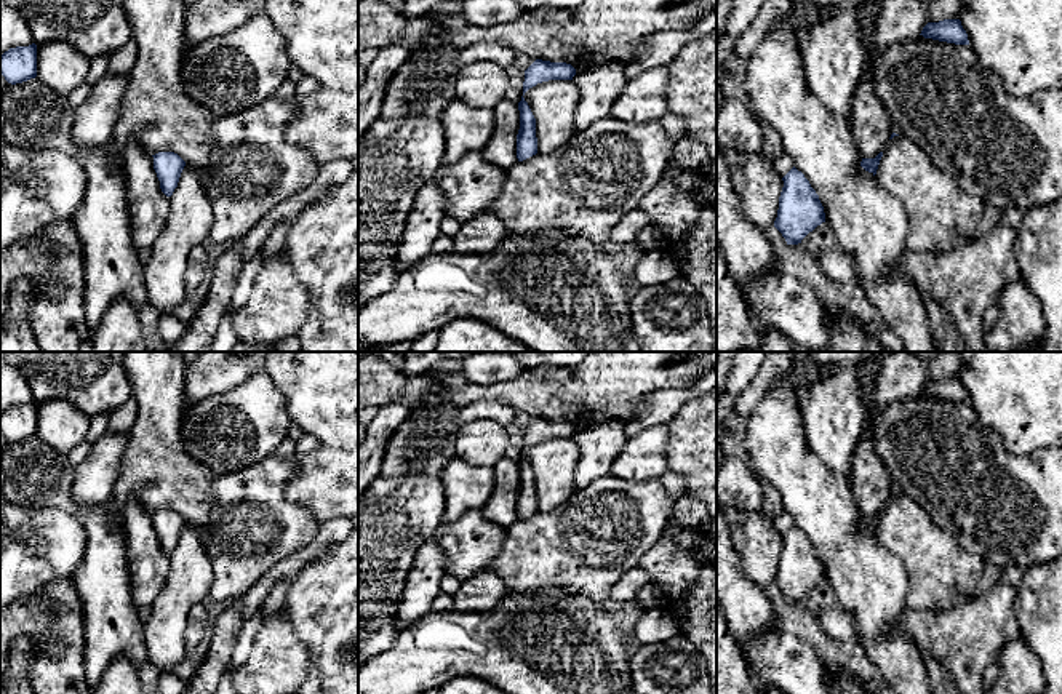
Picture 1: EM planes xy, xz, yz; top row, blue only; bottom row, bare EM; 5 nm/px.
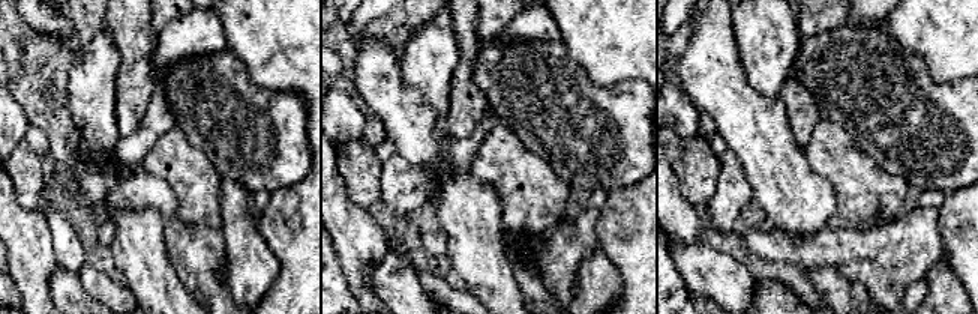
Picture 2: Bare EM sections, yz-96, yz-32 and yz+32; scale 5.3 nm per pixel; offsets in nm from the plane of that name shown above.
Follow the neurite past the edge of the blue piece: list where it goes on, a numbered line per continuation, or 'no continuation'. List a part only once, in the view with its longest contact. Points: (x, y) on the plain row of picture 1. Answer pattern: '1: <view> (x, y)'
no continuation

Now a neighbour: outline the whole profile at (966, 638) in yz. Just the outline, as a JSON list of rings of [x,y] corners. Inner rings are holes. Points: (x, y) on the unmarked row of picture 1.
[[[996,584],[947,611],[905,609],[899,619],[900,630],[918,648],[923,660],[940,662],[963,694],[984,694],[984,672],[995,664],[1000,649],[1020,636],[1014,611],[1017,588]]]

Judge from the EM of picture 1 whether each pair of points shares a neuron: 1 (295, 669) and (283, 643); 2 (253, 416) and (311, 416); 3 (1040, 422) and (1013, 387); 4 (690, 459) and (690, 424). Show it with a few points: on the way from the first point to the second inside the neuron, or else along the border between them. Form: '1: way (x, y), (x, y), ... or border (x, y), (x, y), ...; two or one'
1: way (288, 662), (283, 658), (283, 650); one
2: border (274, 381), (285, 398), (291, 421); two
3: way (1040, 413), (1022, 395); one
4: way (690, 451), (690, 432); one

